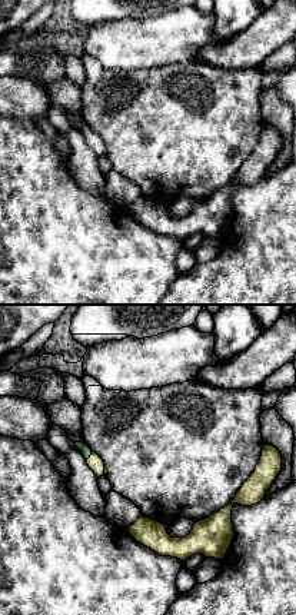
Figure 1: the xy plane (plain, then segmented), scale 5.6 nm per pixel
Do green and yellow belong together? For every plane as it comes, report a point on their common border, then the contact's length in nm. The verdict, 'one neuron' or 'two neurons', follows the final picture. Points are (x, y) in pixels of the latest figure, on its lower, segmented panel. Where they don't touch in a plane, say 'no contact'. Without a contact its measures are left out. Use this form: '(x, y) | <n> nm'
(89, 456) | 70 nm

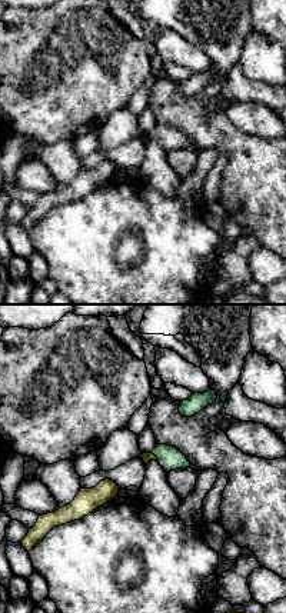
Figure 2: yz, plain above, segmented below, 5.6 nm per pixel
(155, 455) | 80 nm

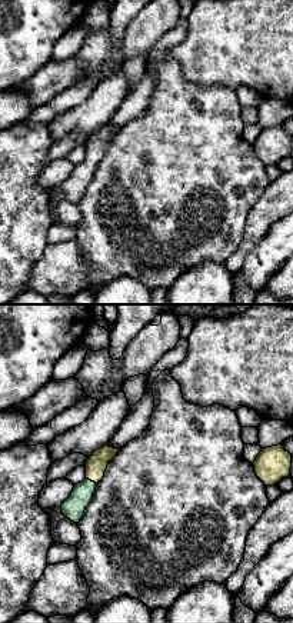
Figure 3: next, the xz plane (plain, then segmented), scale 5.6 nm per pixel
(90, 480) | 80 nm

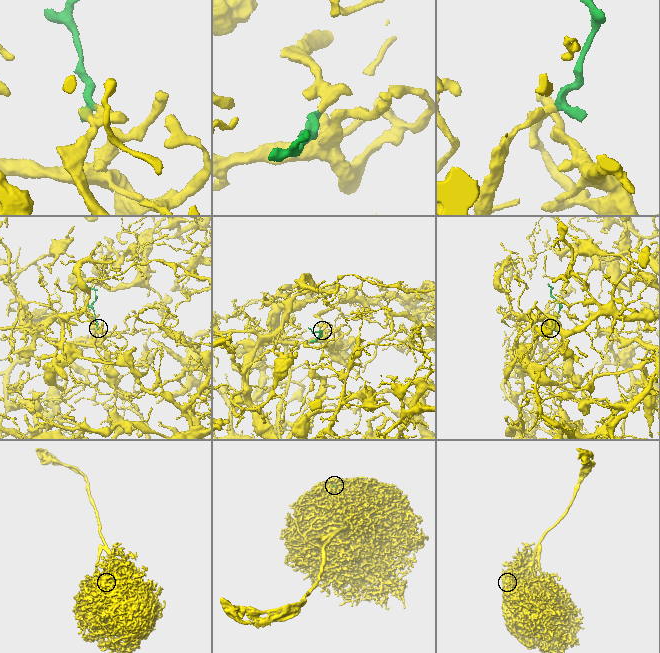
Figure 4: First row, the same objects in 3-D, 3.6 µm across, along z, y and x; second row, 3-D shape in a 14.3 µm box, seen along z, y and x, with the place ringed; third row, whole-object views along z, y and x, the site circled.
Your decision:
one neuron

